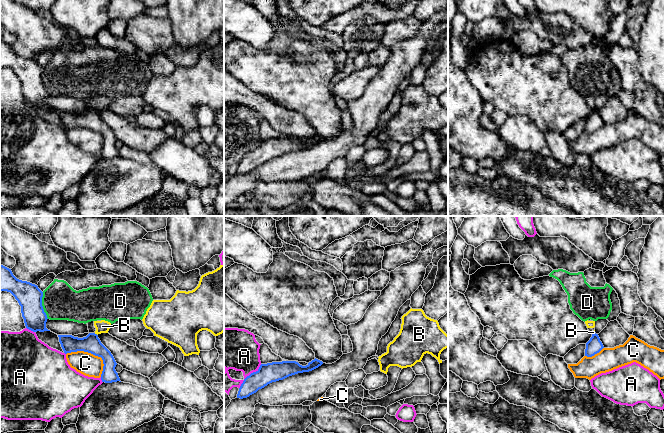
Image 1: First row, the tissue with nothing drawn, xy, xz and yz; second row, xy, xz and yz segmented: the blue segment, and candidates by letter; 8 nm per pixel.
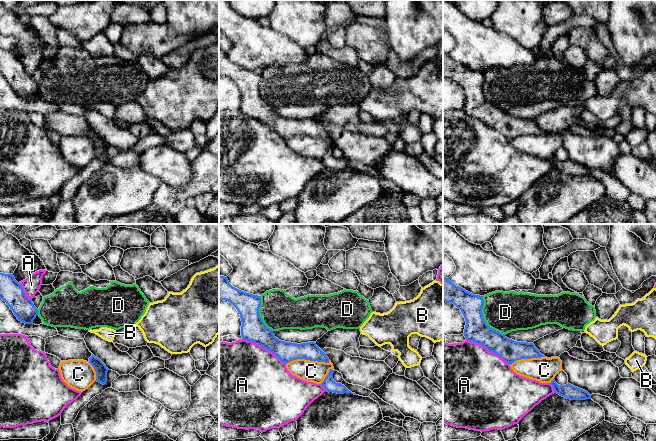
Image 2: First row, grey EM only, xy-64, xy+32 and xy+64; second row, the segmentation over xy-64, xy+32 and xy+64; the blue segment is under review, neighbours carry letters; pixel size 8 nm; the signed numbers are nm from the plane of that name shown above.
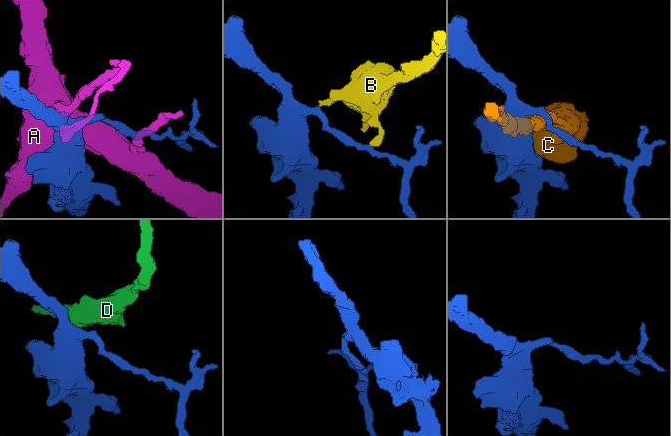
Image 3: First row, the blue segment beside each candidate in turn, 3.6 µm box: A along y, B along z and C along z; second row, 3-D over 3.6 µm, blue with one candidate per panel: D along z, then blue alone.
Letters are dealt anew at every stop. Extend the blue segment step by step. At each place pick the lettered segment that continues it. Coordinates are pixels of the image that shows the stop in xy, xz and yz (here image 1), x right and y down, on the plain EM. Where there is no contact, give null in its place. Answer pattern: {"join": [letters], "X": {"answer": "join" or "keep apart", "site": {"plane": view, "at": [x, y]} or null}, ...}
{"join": [], "A": {"answer": "keep apart", "site": {"plane": "xz", "at": [249, 151]}}, "B": {"answer": "keep apart", "site": {"plane": "xy", "at": [96, 110]}}, "C": {"answer": "keep apart", "site": {"plane": "xy", "at": [93, 130]}}, "D": {"answer": "keep apart", "site": {"plane": "xy", "at": [41, 81]}}}

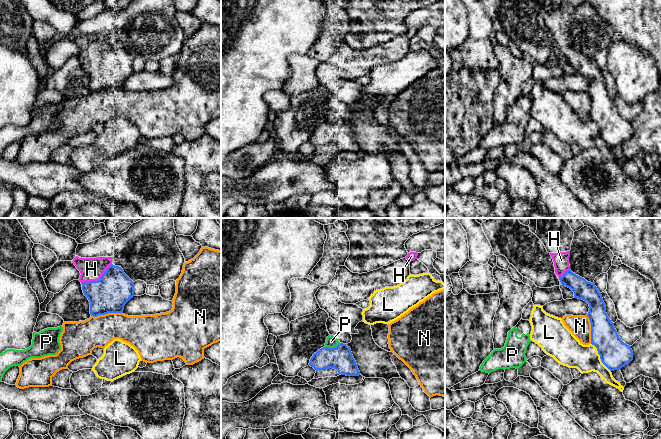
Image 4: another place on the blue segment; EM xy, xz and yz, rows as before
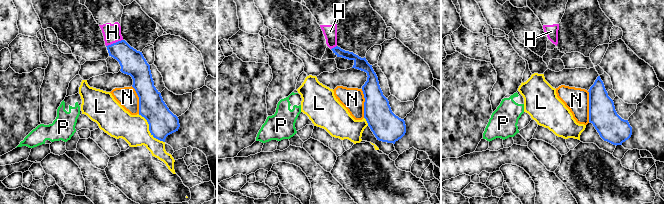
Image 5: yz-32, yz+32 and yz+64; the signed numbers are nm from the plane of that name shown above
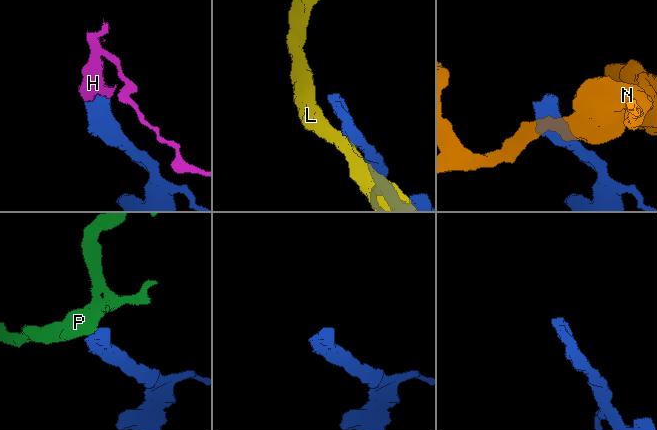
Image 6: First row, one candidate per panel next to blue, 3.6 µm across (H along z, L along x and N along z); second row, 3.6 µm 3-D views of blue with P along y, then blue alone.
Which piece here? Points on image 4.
{"join": ["H"], "H": {"answer": "join", "site": {"plane": "xy", "at": [98, 56]}}, "L": {"answer": "keep apart", "site": {"plane": "yz", "at": [600, 133]}}, "N": {"answer": "keep apart", "site": {"plane": "xy", "at": [106, 89]}}, "P": {"answer": "keep apart", "site": {"plane": "xz", "at": [333, 123]}}}

